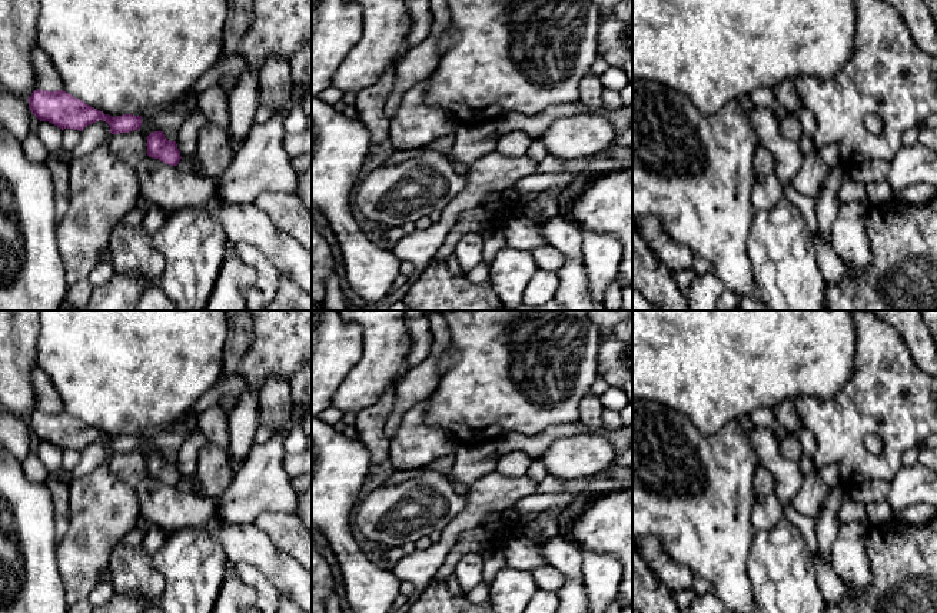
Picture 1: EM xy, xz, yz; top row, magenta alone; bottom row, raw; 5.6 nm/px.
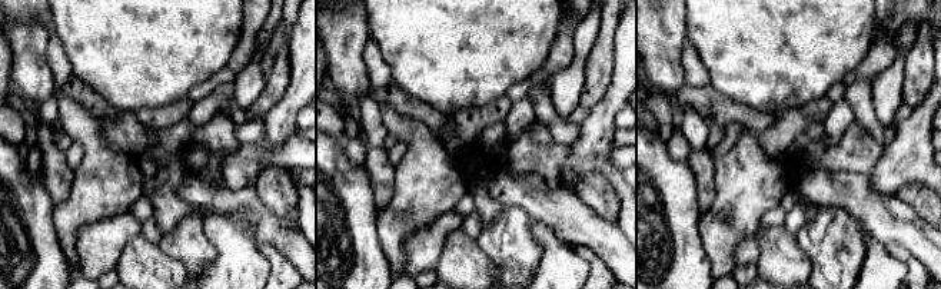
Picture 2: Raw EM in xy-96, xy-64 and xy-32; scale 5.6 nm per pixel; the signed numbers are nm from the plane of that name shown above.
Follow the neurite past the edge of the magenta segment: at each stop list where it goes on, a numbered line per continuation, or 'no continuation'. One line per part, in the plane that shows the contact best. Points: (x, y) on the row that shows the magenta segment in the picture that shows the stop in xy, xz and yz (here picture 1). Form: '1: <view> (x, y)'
no continuation

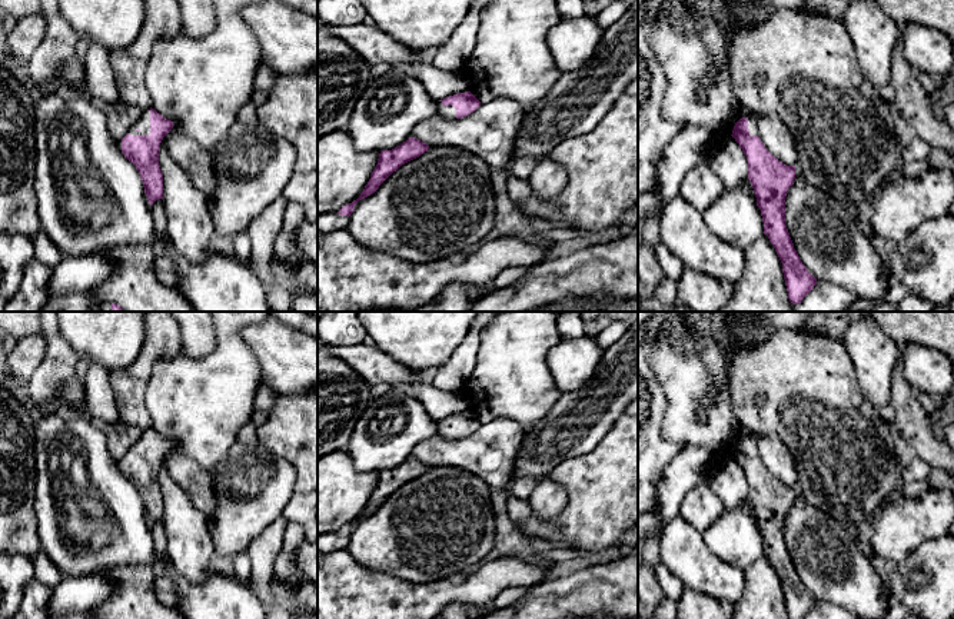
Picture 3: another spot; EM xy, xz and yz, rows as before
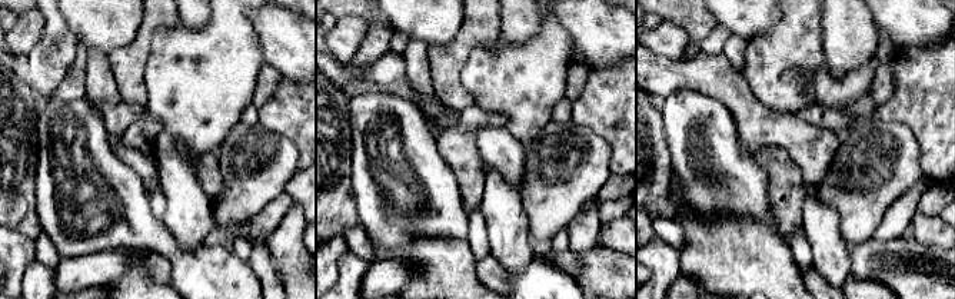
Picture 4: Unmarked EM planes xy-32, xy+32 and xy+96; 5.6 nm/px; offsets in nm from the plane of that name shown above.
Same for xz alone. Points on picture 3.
1: xz (449, 112)

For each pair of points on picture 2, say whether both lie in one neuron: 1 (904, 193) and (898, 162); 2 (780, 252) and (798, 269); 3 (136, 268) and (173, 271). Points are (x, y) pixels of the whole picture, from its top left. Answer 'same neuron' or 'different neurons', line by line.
1: different neurons
2: same neuron
3: same neuron

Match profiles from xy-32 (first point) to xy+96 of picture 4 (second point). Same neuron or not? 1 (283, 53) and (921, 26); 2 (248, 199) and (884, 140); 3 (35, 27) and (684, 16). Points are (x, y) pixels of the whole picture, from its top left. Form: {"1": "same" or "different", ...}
{"1": "same", "2": "same", "3": "different"}

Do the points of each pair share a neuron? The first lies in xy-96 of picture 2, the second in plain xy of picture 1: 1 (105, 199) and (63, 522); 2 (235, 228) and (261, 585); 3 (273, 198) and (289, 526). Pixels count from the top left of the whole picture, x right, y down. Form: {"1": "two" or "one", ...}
{"1": "two", "2": "two", "3": "one"}

